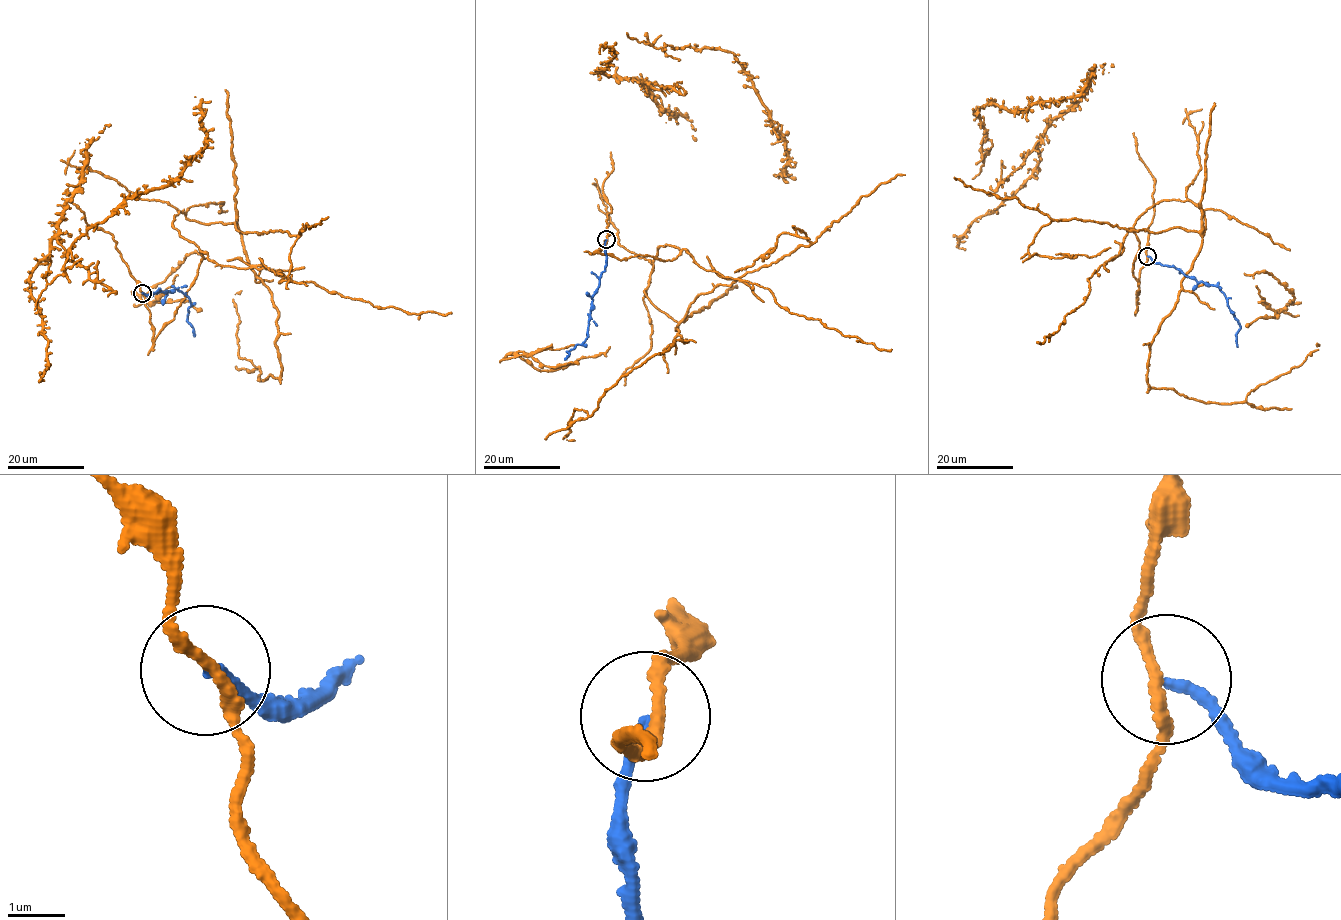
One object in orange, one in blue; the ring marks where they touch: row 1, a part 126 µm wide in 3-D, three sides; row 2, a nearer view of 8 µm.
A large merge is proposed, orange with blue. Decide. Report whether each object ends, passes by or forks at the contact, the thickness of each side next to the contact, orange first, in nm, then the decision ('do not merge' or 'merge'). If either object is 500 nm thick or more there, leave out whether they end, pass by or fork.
orange passes by; blue ends there; 180 nm thick on the orange side, 180 nm on the other; do not merge

